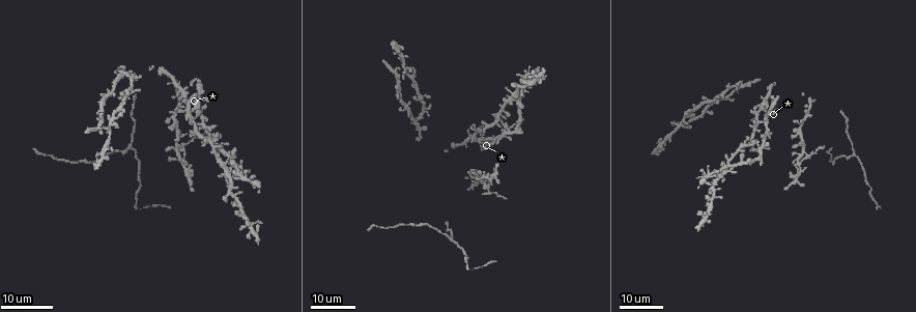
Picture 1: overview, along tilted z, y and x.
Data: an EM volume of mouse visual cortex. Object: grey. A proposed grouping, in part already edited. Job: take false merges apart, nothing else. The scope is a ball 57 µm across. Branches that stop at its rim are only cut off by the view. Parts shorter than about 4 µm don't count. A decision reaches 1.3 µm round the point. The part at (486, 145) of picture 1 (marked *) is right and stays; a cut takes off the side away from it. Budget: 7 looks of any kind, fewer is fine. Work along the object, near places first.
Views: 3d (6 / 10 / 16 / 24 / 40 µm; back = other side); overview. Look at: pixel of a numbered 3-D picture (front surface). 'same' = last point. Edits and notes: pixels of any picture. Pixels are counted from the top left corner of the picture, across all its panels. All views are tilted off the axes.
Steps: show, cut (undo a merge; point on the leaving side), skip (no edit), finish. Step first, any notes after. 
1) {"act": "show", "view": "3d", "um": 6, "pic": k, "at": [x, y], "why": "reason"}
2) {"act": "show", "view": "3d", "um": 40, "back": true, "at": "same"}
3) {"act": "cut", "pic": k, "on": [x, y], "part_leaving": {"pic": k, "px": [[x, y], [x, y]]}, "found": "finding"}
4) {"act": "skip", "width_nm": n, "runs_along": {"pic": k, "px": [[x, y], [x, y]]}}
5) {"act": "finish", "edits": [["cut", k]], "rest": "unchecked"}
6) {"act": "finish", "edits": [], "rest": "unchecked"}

{"act": "show", "view": "3d", "um": 16, "pic": 1, "at": [197, 104], "why": "four-way junction"}

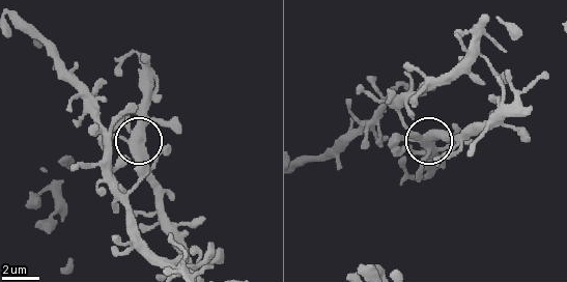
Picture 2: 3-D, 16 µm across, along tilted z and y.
{"act": "show", "view": "3d", "um": 6, "pic": 2, "at": [132, 140]}

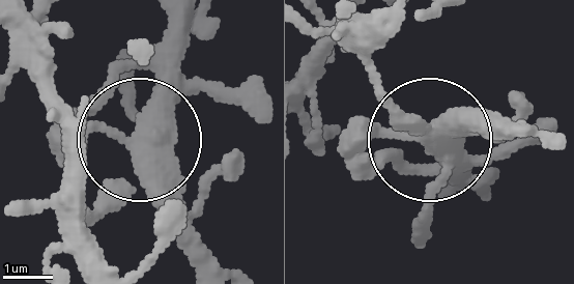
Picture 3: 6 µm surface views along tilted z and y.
{"act": "skip", "side_arm_um": 13, "found": "continuous, no second neuron"}

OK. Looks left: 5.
{"act": "show", "view": "3d", "um": 16, "pic": 1, "at": [802, 124], "why": "arms part here"}

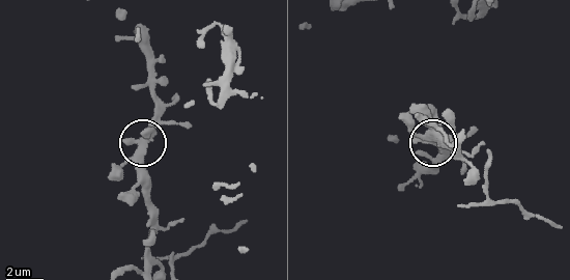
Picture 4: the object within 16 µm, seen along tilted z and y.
{"act": "show", "view": "3d", "um": 6, "pic": 4, "at": [143, 144]}

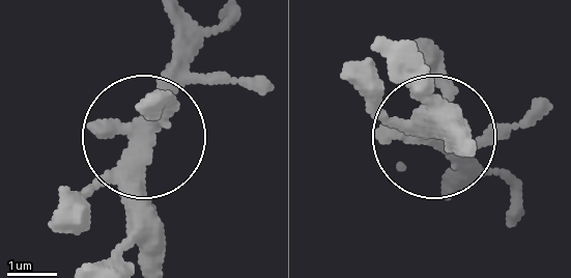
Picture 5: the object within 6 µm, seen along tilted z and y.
{"act": "skip", "found": "continuous, no second neuron"}

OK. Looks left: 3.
{"act": "show", "view": "3d", "um": 16, "pic": 1, "at": [517, 93]}

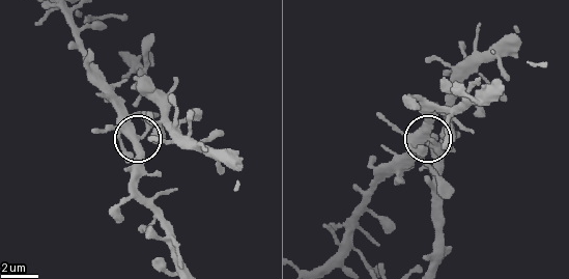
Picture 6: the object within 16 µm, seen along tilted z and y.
{"act": "show", "view": "3d", "um": 6, "pic": 6, "at": [434, 140], "why": "closer look"}

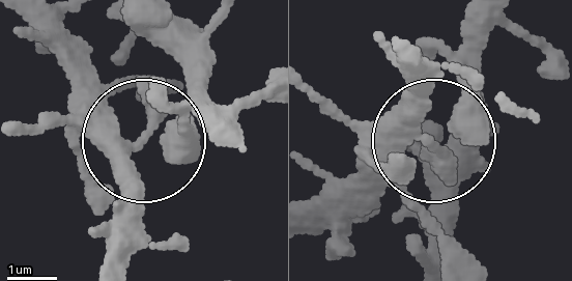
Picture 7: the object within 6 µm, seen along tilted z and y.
{"act": "skip", "runs_along": {"pic": 7, "px": [[327, 229], [445, 128], [484, 41]]}, "found": "all the same neuron"}

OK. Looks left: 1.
{"act": "finish", "edits": [], "rest": "unchecked"}

